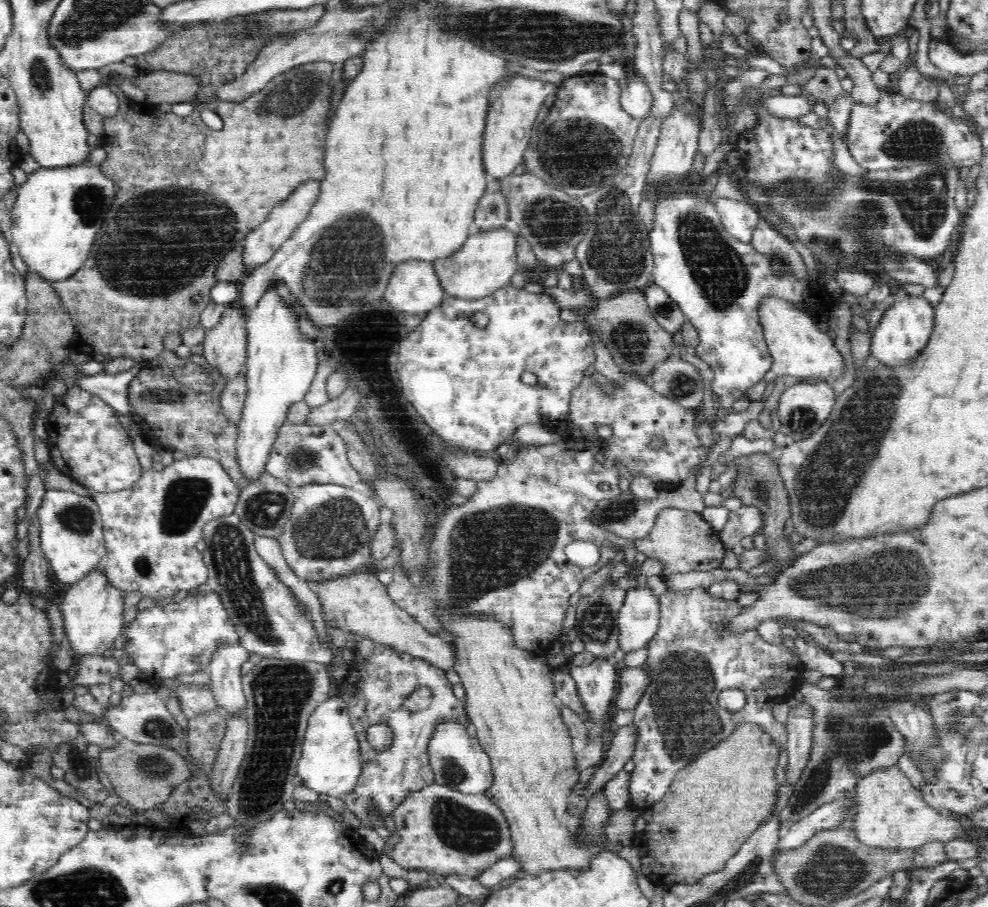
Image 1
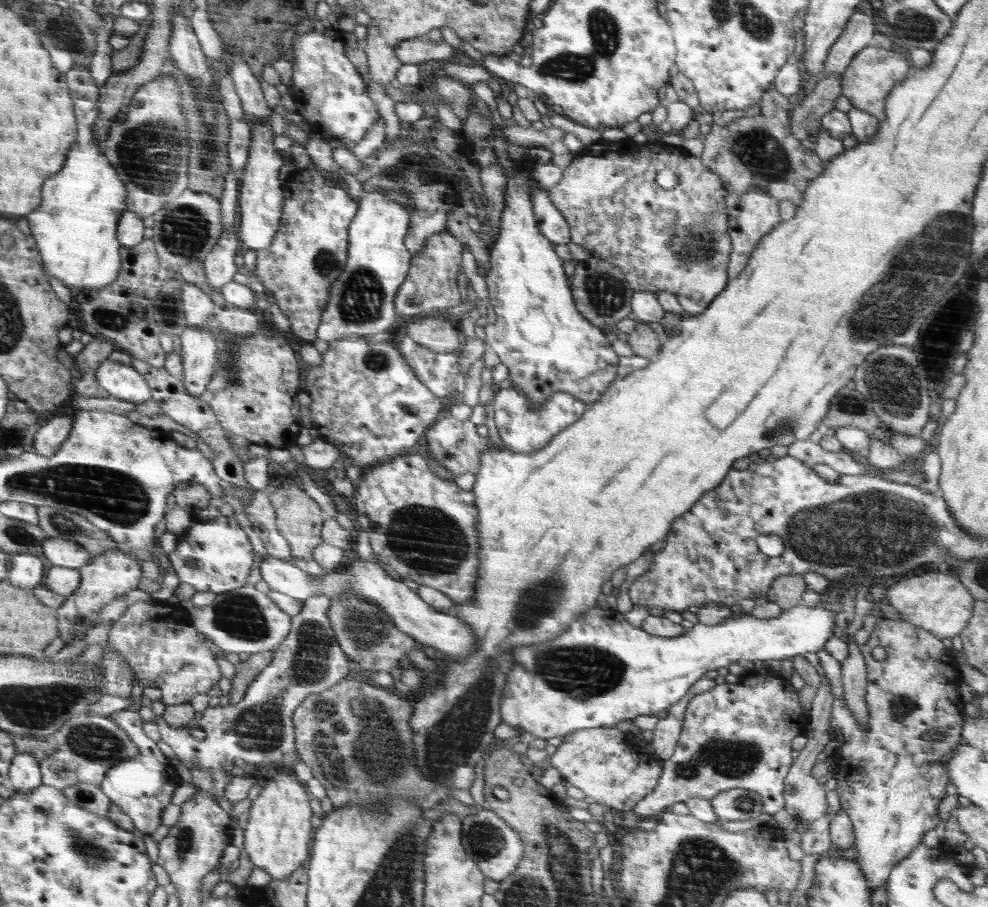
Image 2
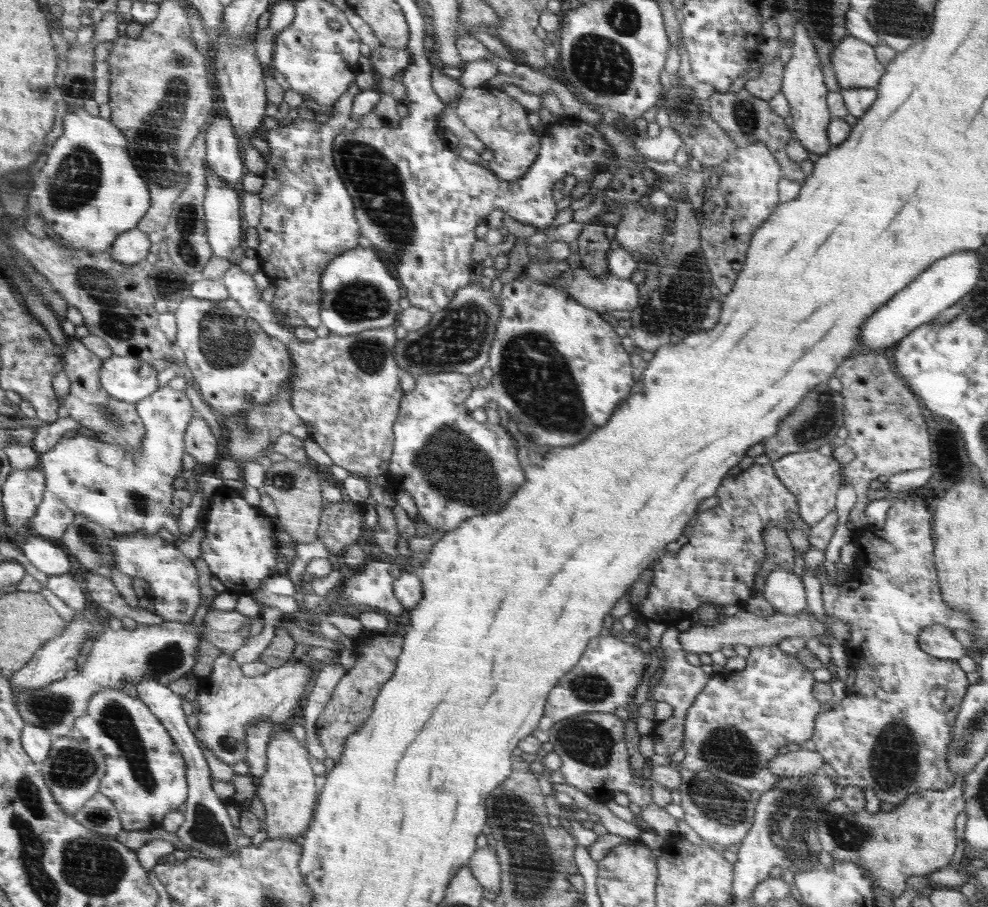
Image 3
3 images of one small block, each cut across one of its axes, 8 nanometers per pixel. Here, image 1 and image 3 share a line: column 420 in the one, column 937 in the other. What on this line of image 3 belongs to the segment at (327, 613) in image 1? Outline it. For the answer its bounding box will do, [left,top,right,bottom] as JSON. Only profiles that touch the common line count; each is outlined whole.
[920,624,966,661]

